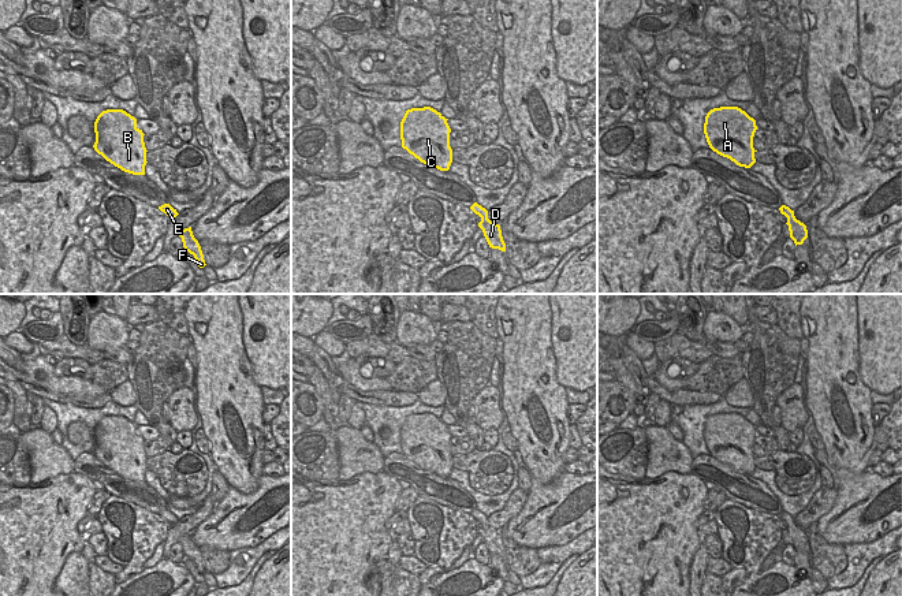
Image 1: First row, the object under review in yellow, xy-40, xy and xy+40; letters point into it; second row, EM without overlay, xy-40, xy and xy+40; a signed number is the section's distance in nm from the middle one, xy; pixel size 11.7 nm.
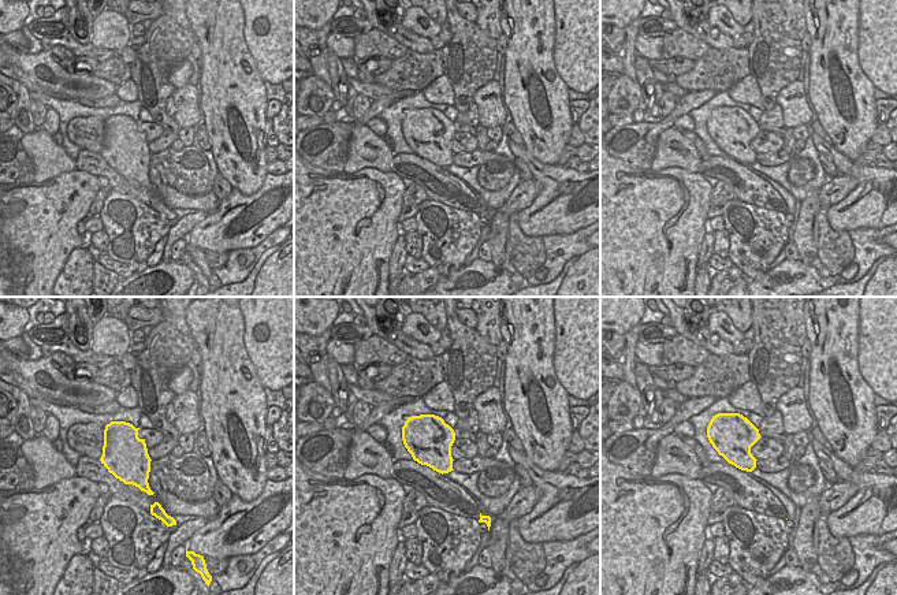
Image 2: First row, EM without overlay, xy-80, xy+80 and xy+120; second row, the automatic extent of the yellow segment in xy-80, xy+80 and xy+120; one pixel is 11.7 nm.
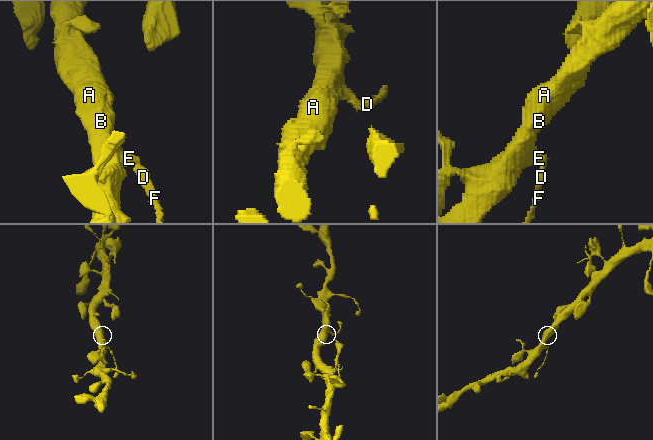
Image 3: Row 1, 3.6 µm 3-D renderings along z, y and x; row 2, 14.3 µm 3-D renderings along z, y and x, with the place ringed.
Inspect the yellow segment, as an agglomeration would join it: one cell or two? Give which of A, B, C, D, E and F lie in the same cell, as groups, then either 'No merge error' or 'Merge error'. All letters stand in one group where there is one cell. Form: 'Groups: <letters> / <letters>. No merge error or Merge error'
Groups: A B C E / D F. Merge error

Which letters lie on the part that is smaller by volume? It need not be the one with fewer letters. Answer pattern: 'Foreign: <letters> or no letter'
Foreign: D, F

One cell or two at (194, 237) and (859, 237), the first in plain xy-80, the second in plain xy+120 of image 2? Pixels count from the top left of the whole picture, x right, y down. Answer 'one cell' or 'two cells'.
two cells

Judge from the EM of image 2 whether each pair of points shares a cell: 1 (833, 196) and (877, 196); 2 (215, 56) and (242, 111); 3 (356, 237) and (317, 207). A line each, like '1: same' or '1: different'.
1: different
2: same
3: same

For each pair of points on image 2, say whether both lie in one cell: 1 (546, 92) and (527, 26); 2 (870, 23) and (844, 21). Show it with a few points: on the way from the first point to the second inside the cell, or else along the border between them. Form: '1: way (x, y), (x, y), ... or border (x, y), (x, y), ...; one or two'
1: way (535, 75), (529, 69), (529, 43); one
2: border (860, 14), (859, 55); two

